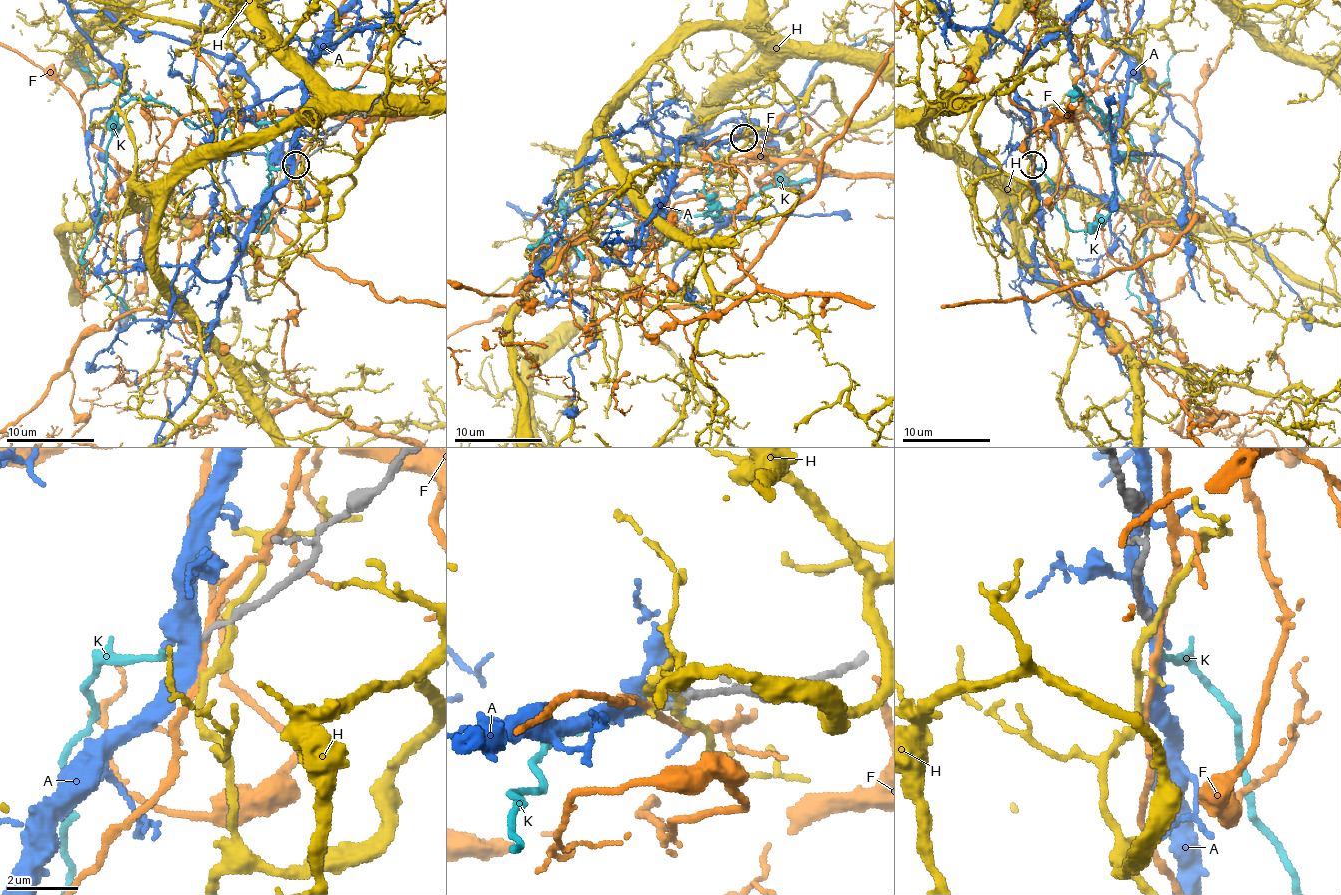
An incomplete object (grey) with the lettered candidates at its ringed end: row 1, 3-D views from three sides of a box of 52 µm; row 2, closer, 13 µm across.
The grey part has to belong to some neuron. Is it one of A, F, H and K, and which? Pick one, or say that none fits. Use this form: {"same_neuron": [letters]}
{"same_neuron": ["K"]}

